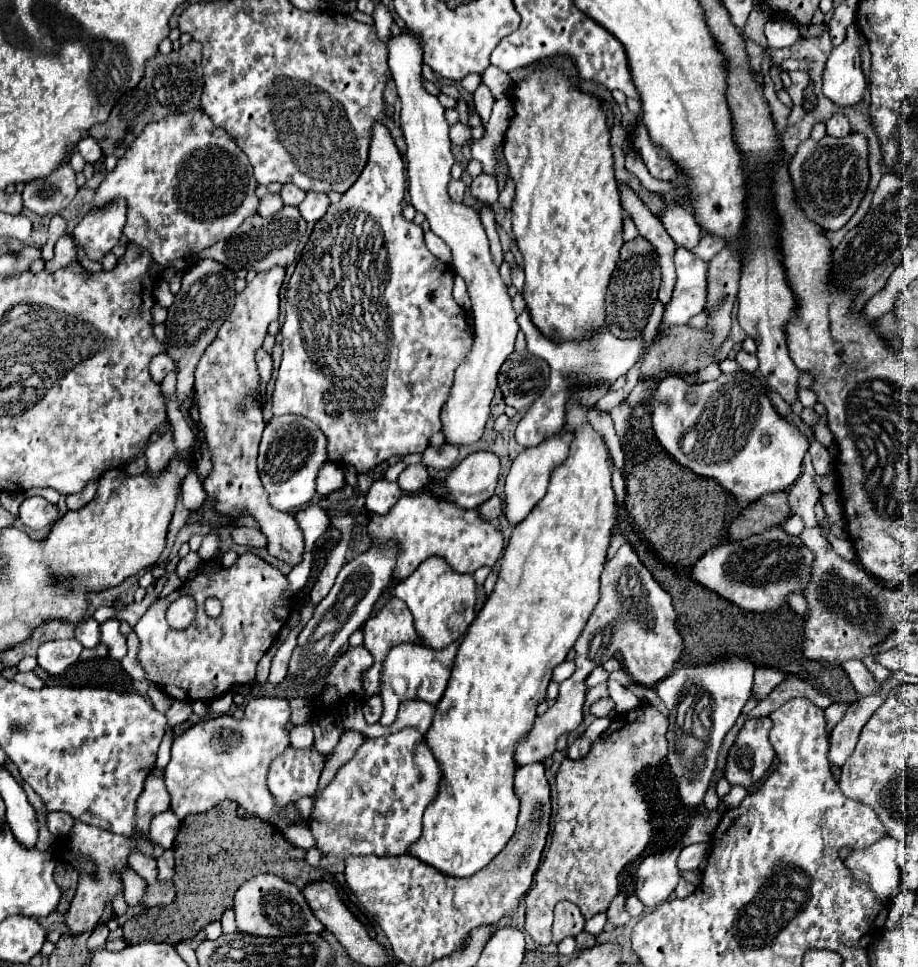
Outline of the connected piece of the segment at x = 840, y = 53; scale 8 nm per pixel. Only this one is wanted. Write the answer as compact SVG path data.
M857 27L847 29L847 37L839 47L833 47L825 71L823 71L823 95L835 105L855 105L863 99L867 83L861 69L859 45L863 37L857 33Z

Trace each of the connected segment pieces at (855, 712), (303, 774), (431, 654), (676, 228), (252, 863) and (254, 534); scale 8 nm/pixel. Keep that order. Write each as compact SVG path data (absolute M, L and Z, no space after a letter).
M895 673L895 679L883 683L883 691L879 695L867 695L867 697L861 697L855 705L851 705L851 709L845 711L843 719L833 727L833 731L829 733L829 753L827 753L827 759L837 765L837 767L843 767L843 763L849 759L849 755L853 753L857 741L859 741L859 733L861 729L865 727L865 723L869 721L871 713L885 701L887 693L895 687L895 685L901 685L901 679L899 679L899 673Z
M313 745L305 749L285 749L281 757L271 761L267 773L267 785L273 799L277 799L277 803L291 805L299 797L313 797L317 793L323 767L325 757Z
M457 639L453 645L449 645L447 649L443 651L433 651L433 649L427 649L423 645L413 645L413 643L401 643L401 645L395 645L389 655L385 657L383 661L383 671L381 671L381 689L379 689L379 695L383 697L383 705L385 705L385 711L383 711L383 717L381 717L381 725L391 725L395 721L395 715L397 715L397 709L403 701L407 699L419 699L419 701L427 701L431 705L437 705L445 687L447 687L447 681L449 681L449 673L451 673L451 663L453 663L453 655L457 651L457 645L459 645L461 639Z
M671 205L663 213L659 213L659 221L663 223L665 231L671 235L677 247L693 249L701 239L701 227L695 221L693 213L679 205Z
M223 801L215 809L199 813L199 815L189 815L181 821L181 829L177 833L179 837L175 839L175 901L167 907L155 907L145 913L139 913L137 917L129 919L123 925L123 939L129 945L141 943L141 941L159 941L159 943L169 943L177 945L179 941L189 941L193 939L205 925L213 921L221 921L223 913L233 907L233 895L235 891L249 881L251 877L259 873L273 873L283 877L285 881L295 883L299 889L303 889L309 883L315 881L327 881L329 875L323 869L313 869L305 863L305 851L297 849L295 845L289 845L285 841L283 833L275 825L265 825L265 821L257 821L257 817L239 817L237 805L233 801Z
M235 527L233 533L231 533L231 537L233 537L233 541L237 545L267 549L267 537L257 527Z

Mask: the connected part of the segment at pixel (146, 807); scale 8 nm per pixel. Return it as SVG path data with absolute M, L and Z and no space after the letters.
M153 769L153 773L145 781L145 789L141 797L137 799L137 831L145 835L151 819L157 813L163 813L165 809L169 809L169 803L171 803L171 797L169 797L169 791L165 789L165 771Z

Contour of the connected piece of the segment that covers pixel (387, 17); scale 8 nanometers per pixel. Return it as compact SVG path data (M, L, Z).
M379 3L379 5L375 7L373 17L375 17L375 29L377 29L377 37L379 37L383 43L389 43L389 39L391 39L391 23L393 23L391 13L387 11L387 7L385 7L383 3Z

